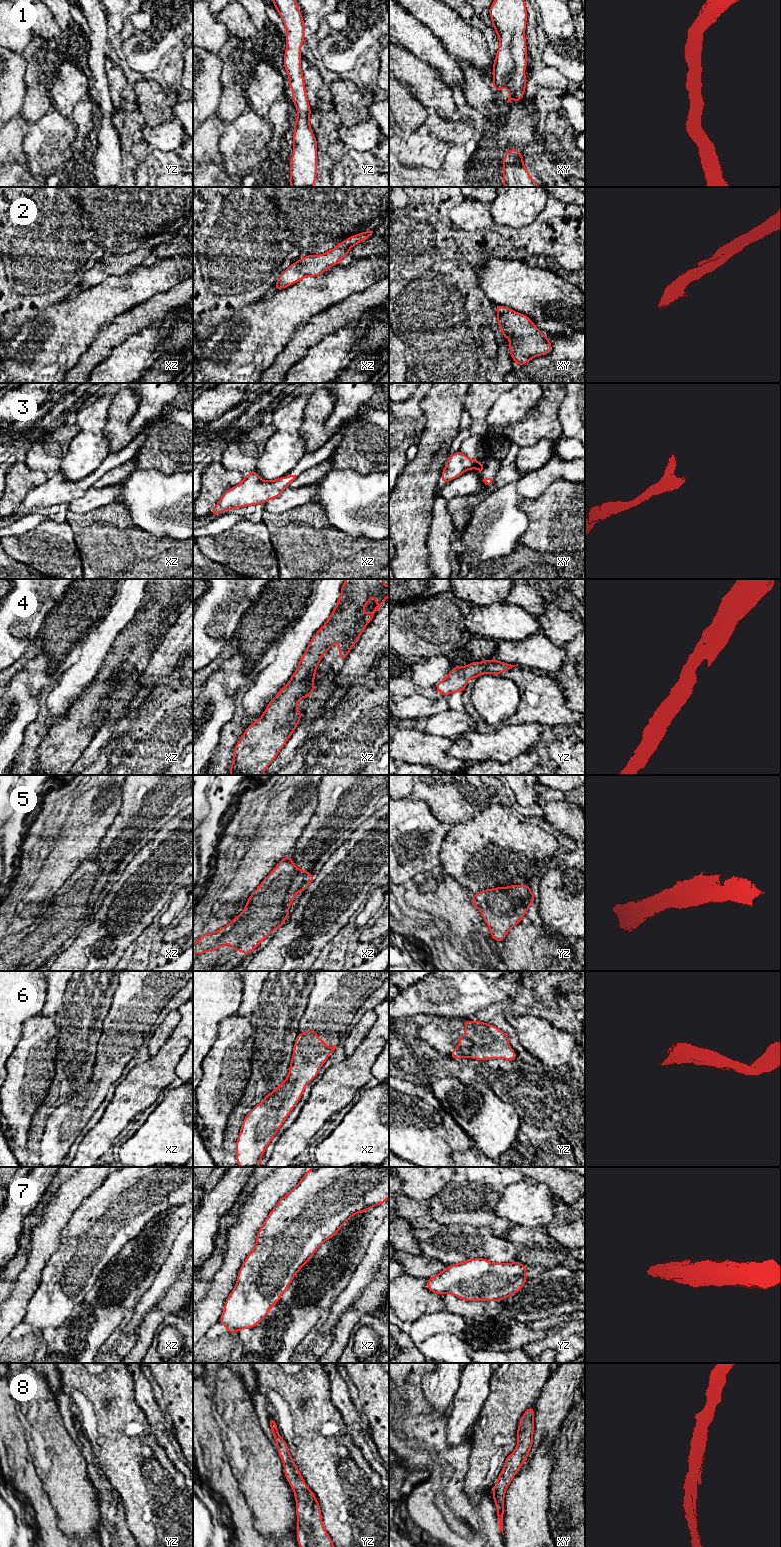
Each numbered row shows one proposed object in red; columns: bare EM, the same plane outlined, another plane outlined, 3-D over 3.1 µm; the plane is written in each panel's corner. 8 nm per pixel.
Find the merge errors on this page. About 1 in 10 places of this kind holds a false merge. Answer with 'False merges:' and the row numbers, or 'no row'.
False merges: no row

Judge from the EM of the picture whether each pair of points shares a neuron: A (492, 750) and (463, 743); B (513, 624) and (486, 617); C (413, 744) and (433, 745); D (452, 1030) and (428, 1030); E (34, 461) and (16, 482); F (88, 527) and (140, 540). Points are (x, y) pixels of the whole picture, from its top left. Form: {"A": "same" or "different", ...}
{"A": "same", "B": "same", "C": "same", "D": "same", "E": "different", "F": "same"}

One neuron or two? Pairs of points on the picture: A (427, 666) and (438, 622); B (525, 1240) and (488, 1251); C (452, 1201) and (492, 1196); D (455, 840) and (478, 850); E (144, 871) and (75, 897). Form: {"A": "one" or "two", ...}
{"A": "two", "B": "two", "C": "one", "D": "one", "E": "two"}

